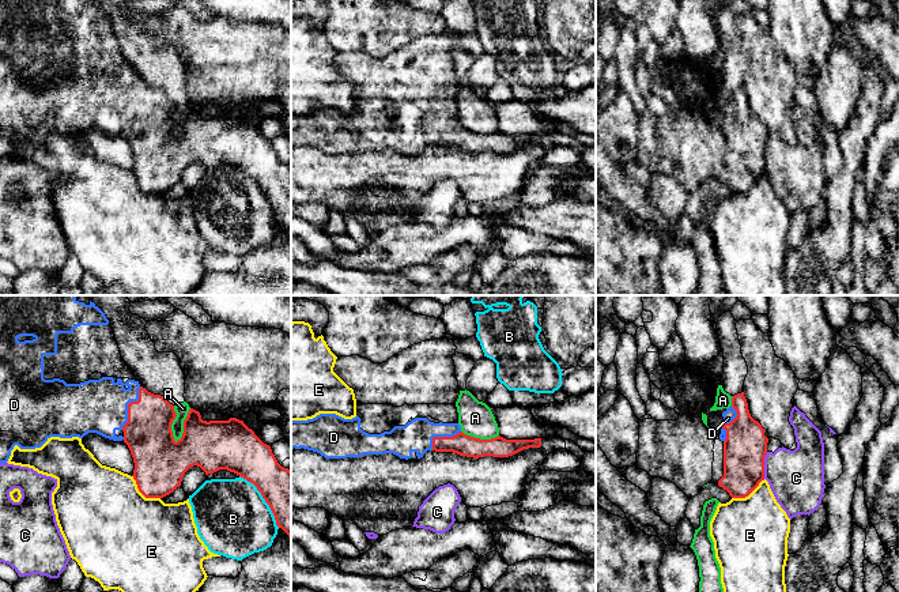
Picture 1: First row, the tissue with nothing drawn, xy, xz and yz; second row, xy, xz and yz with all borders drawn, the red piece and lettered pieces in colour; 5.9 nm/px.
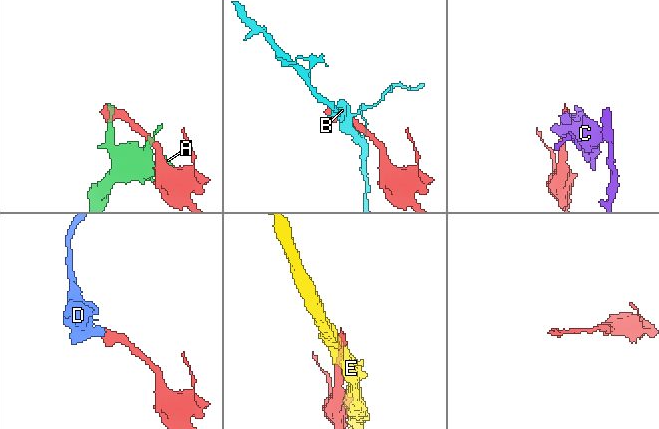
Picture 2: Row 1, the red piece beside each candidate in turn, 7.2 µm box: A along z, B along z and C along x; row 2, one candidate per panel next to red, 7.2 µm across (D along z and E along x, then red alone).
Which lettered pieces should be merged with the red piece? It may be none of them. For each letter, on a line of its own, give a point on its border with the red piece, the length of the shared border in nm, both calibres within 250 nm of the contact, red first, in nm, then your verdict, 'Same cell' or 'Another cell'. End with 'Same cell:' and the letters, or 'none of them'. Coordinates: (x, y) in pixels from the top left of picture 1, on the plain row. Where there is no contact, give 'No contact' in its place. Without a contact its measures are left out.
A: Touches red at xy (184, 121). Shared border 220 nm. Thickness 300 nm (red) against 80 nm. Another cell
B: Touches red at xy (264, 193). Shared border 400 nm. Thickness 280 nm (red) against 440 nm. Another cell
C: Touches red at yz (763, 161). Shared border 160 nm. Thickness 260 nm (red) against 320 nm. Another cell
D: Touches red at xy (128, 101). Shared border 280 nm. Thickness 280 nm (red) against 320 nm. Same cell
E: Touches red at xy (142, 188). Shared border 220 nm. Thickness 300 nm (red) against 500 nm. Another cell
Same cell: D

